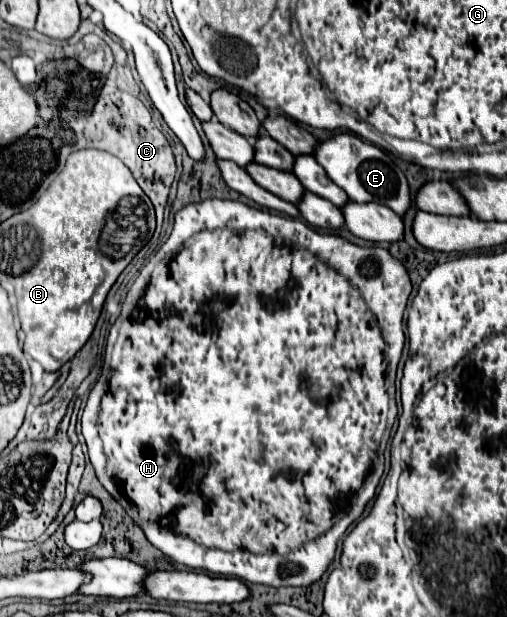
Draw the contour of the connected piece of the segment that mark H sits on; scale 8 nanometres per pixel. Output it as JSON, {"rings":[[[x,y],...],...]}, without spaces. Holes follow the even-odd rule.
{"rings":[[[208,199],[208,201],[202,201],[202,203],[192,203],[192,205],[186,205],[182,211],[176,213],[176,219],[174,219],[174,229],[172,229],[172,235],[168,237],[168,241],[162,245],[162,249],[154,255],[156,261],[160,263],[154,263],[152,265],[152,257],[150,261],[144,265],[144,269],[140,271],[140,275],[136,277],[132,289],[128,291],[126,299],[124,299],[124,305],[122,305],[122,313],[120,313],[117,319],[120,319],[120,335],[118,335],[118,341],[112,349],[112,361],[110,361],[110,367],[104,367],[104,371],[101,370],[101,374],[94,385],[94,389],[91,390],[86,406],[82,414],[82,435],[86,441],[88,453],[90,453],[90,461],[96,469],[96,475],[100,479],[100,483],[106,487],[106,491],[134,517],[134,521],[138,523],[138,527],[146,533],[148,541],[158,547],[164,555],[168,555],[170,559],[190,567],[190,569],[206,569],[214,575],[228,575],[228,577],[238,577],[242,581],[248,581],[248,583],[262,583],[262,585],[270,585],[270,587],[288,587],[288,585],[294,585],[294,587],[308,587],[312,583],[316,583],[328,569],[328,565],[334,561],[334,553],[336,553],[336,547],[338,547],[338,541],[340,537],[346,533],[346,529],[362,515],[366,503],[374,497],[376,489],[380,482],[380,479],[384,473],[384,457],[382,447],[385,449],[385,444],[380,446],[380,439],[382,439],[382,433],[386,429],[386,413],[387,417],[387,429],[381,443],[388,443],[390,438],[391,428],[398,417],[398,407],[395,400],[395,380],[393,376],[396,375],[398,359],[402,355],[402,347],[404,347],[404,331],[402,331],[402,315],[404,315],[404,309],[406,309],[406,303],[408,303],[408,297],[412,293],[412,283],[410,283],[410,277],[404,269],[404,265],[400,261],[396,261],[386,249],[380,249],[380,247],[374,247],[374,249],[368,249],[368,247],[358,247],[358,245],[352,245],[348,241],[344,241],[342,237],[338,235],[322,235],[318,231],[314,231],[312,227],[308,227],[304,221],[300,219],[292,219],[292,217],[286,217],[286,215],[278,215],[278,213],[270,213],[270,211],[262,211],[262,209],[254,209],[254,207],[248,207],[240,201],[226,201],[226,199]],[[168,253],[176,253],[172,259],[164,259],[160,261],[160,257],[168,257]],[[178,505],[186,505],[186,517],[182,515],[184,509],[180,509]]]}

